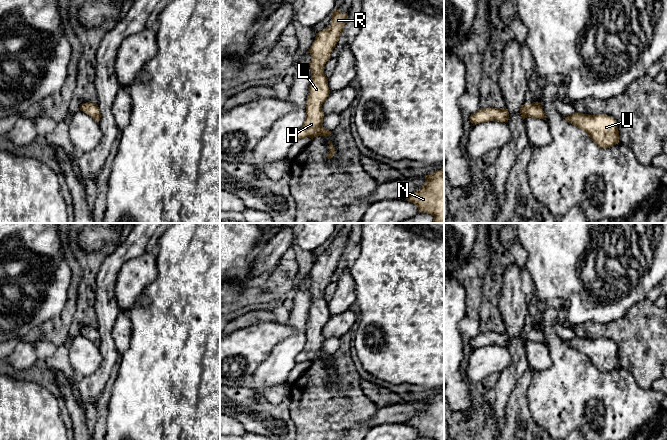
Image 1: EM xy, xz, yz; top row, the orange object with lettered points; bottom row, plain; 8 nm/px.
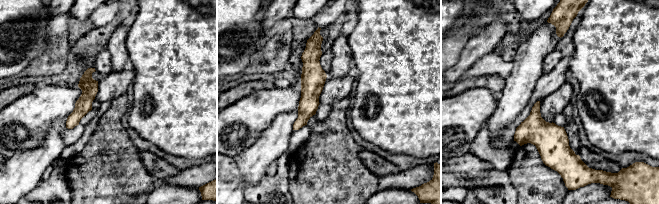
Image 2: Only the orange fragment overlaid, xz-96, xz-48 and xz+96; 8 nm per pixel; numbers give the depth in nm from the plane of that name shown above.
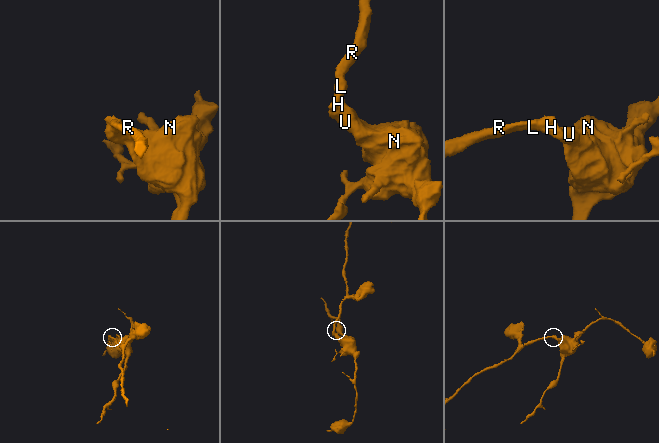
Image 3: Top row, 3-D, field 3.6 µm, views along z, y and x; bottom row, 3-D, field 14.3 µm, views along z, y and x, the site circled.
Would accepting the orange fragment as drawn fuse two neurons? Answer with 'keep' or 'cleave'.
keep

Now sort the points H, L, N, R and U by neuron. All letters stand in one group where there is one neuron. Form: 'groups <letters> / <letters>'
groups H L N R U

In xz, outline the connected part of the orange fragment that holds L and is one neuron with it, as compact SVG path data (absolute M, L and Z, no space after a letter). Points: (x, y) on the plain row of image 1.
M340 232L332 237L331 249L320 255L309 273L311 279L311 307L306 327L304 348L296 356L295 363L300 364L316 360L329 360L331 355L322 350L324 336L322 329L330 318L328 302L324 298L324 290L331 282L331 276L336 271L341 257L344 255L348 236L342 238Z

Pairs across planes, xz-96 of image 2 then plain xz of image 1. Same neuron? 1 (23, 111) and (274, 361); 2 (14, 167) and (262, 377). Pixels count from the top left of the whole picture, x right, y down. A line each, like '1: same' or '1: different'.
1: different
2: same

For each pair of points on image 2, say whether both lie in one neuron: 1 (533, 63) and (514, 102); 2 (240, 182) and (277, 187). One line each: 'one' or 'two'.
1: one
2: two

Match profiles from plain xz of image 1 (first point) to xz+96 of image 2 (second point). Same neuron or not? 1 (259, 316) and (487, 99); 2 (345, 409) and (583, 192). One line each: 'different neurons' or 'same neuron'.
1: different neurons
2: different neurons

